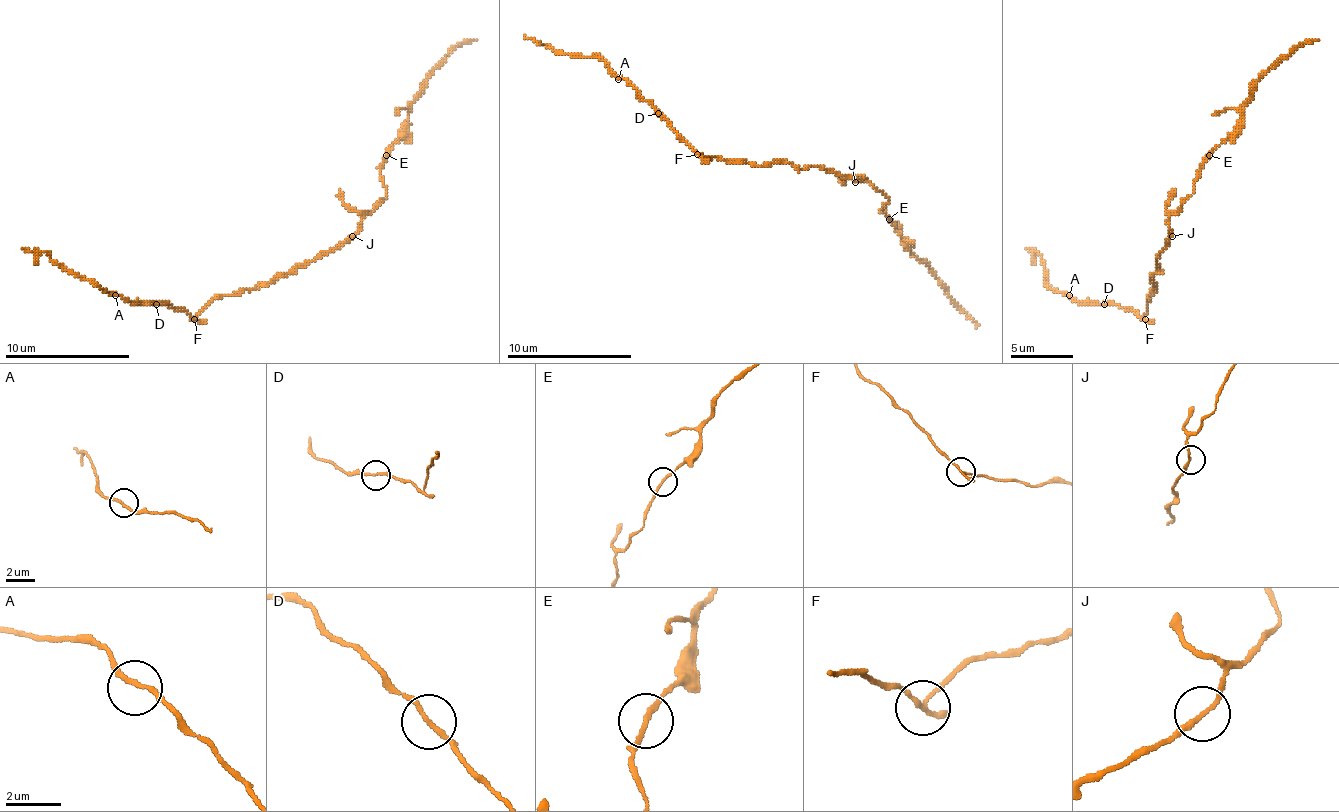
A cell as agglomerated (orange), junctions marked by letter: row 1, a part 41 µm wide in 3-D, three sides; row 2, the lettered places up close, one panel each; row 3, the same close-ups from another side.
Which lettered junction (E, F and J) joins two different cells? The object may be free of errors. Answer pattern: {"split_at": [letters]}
{"split_at": ["F"]}

